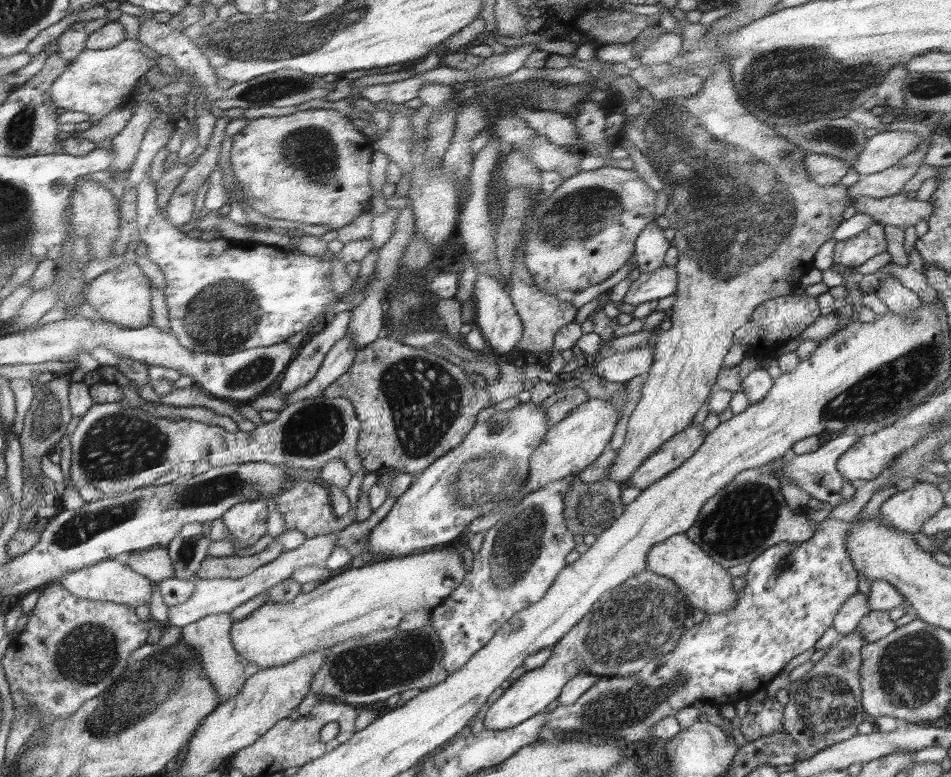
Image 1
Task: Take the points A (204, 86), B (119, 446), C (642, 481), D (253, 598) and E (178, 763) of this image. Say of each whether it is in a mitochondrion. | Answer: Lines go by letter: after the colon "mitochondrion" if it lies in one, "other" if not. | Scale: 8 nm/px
A: other
B: mitochondrion
C: other
D: other
E: other

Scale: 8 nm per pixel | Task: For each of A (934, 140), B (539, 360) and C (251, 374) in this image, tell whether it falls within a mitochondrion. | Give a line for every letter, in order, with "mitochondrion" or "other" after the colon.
A: other
B: other
C: mitochondrion

